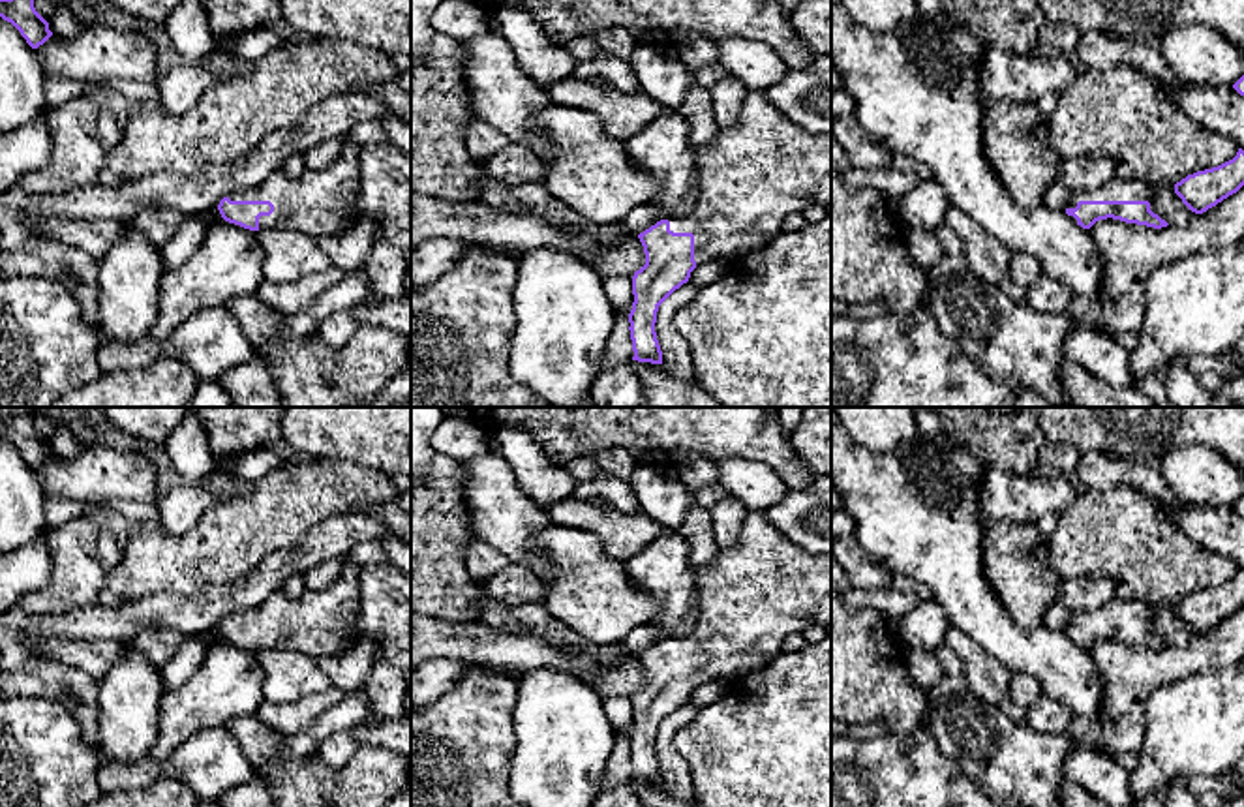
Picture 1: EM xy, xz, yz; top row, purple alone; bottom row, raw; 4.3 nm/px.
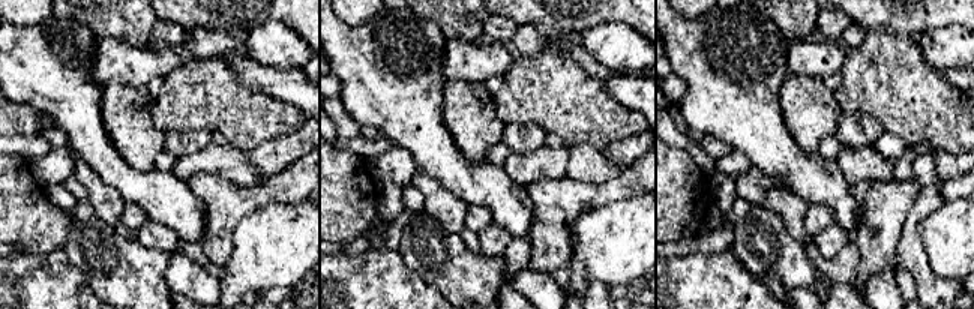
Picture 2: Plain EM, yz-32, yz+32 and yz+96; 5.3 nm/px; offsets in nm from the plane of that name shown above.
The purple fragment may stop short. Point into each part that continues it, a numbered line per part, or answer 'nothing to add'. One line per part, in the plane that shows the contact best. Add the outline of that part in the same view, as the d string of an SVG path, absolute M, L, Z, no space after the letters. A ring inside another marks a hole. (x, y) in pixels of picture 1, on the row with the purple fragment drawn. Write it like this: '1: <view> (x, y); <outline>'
1: yz (1115, 190); M1113 178L1098 190L1088 191L1070 191L1066 208L1075 208L1079 201L1150 201L1150 184L1139 178Z

